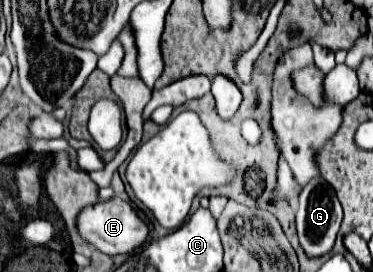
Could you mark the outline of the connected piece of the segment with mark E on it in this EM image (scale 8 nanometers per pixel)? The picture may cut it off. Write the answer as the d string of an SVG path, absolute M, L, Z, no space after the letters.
M112 197L108 201L98 201L94 205L84 207L84 211L80 211L76 219L76 227L78 227L78 235L86 243L90 243L92 247L96 247L106 255L120 255L120 253L128 255L134 249L138 249L148 237L146 223L136 215L132 205L122 201L120 197Z

